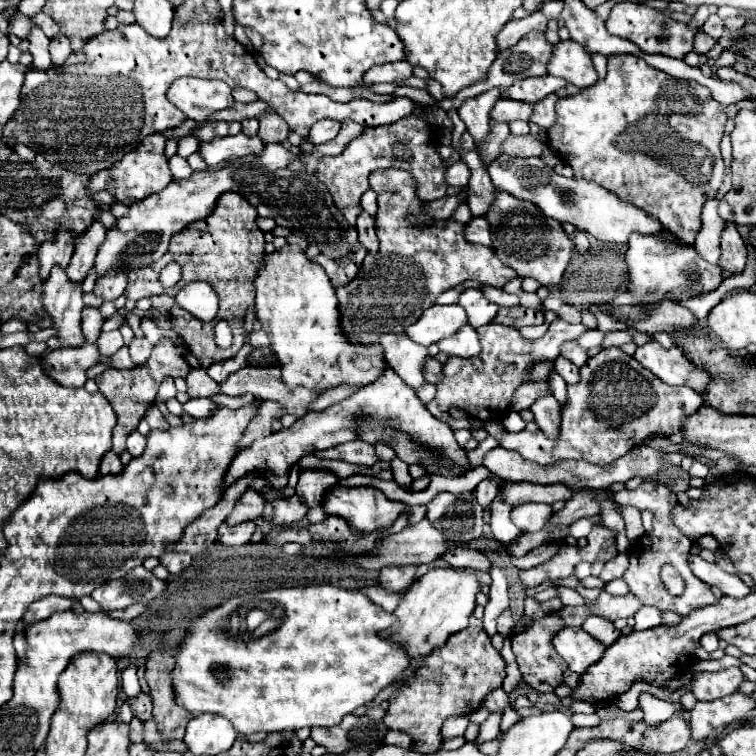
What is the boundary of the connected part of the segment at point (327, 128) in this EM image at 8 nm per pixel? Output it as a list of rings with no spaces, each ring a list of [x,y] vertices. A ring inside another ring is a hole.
[[[322,119],[317,121],[309,132],[308,139],[319,145],[333,140],[341,128],[341,123],[333,119]]]

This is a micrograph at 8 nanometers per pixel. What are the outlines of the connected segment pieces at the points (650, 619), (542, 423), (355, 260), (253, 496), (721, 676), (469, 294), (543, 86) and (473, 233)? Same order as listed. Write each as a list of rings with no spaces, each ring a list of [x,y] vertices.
[[[643,606],[637,614],[635,614],[635,628],[637,630],[643,630],[643,628],[651,628],[651,626],[657,626],[661,624],[661,612],[653,606]]]
[[[545,396],[531,406],[531,412],[535,414],[535,422],[547,434],[547,438],[559,436],[559,408],[561,406],[553,396]]]
[[[359,248],[353,256],[343,258],[343,260],[329,260],[329,258],[325,258],[325,256],[319,254],[315,258],[315,262],[325,268],[325,272],[331,278],[331,284],[333,286],[345,286],[351,280],[355,280],[357,272],[359,272],[359,266],[363,264],[363,258],[365,256],[367,256],[365,248]]]
[[[245,490],[243,498],[239,498],[239,502],[235,504],[231,518],[227,518],[227,524],[235,526],[247,520],[259,520],[263,508],[265,508],[265,500],[261,498],[261,494],[255,490]]]
[[[733,666],[719,672],[695,672],[691,678],[691,692],[697,700],[717,700],[735,694],[743,682],[743,672]]]
[[[469,288],[459,296],[459,304],[467,310],[469,324],[473,328],[479,328],[483,324],[491,324],[499,312],[499,306],[489,302],[481,290]]]
[[[543,76],[543,78],[529,78],[523,82],[515,82],[511,88],[507,88],[503,92],[503,98],[511,98],[517,102],[539,102],[541,98],[545,98],[547,94],[553,94],[557,90],[561,90],[567,82],[563,82],[561,78],[555,76]]]
[[[483,216],[479,218],[471,218],[471,222],[465,226],[463,236],[467,242],[471,244],[483,244],[483,246],[491,246],[491,234],[489,234],[489,224]]]

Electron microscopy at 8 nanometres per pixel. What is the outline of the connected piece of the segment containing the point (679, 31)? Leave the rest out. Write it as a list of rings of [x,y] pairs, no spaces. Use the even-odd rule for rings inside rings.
[[[633,2],[617,4],[611,10],[605,26],[611,34],[635,42],[647,54],[667,54],[671,58],[685,58],[685,54],[693,50],[695,32],[685,22],[671,20],[663,12],[653,10],[653,8],[645,8],[643,4],[633,4]]]

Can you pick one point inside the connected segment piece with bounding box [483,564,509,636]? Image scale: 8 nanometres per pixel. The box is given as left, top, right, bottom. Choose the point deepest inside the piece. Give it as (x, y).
(499, 602)

